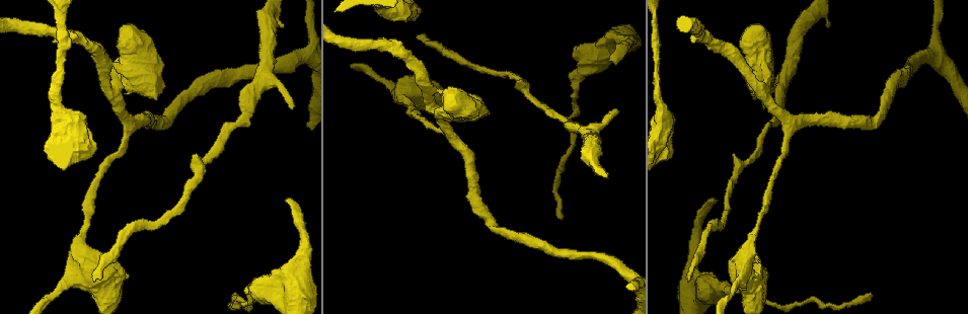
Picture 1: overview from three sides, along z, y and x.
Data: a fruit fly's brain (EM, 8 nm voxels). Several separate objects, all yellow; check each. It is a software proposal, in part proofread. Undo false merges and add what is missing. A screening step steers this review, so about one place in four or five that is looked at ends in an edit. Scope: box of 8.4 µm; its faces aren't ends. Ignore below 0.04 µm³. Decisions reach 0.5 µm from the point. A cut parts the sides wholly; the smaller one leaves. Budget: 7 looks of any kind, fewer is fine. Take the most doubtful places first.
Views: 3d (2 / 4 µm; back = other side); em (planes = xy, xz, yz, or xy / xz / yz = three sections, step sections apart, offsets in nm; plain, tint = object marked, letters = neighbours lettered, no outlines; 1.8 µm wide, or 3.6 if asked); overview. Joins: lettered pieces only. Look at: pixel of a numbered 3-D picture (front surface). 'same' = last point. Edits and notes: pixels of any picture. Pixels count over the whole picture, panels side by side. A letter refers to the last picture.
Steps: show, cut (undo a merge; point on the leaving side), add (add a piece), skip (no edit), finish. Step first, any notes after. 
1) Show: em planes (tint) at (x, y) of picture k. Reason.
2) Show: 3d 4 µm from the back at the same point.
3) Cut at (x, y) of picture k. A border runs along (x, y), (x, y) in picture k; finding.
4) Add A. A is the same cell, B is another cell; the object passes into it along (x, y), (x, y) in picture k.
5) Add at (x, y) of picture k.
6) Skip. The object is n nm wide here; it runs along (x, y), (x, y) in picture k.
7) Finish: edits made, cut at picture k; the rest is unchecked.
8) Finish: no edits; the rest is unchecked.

Show: em planes (plain) at (285, 201) of picture 1.

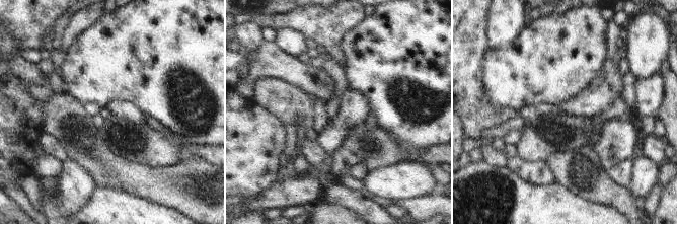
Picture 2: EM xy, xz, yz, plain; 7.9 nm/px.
Show: em planes (letters) at the same point. What lies round it.

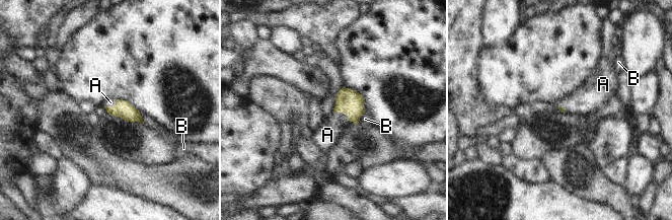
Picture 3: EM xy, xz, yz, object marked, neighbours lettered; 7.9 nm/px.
Add A. A is the same cell, B is another cell; the object passes into it along (349, 101), (345, 114), (327, 135) in picture 3; it goes on there.

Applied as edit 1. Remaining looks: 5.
Show: overview. See it whole again.

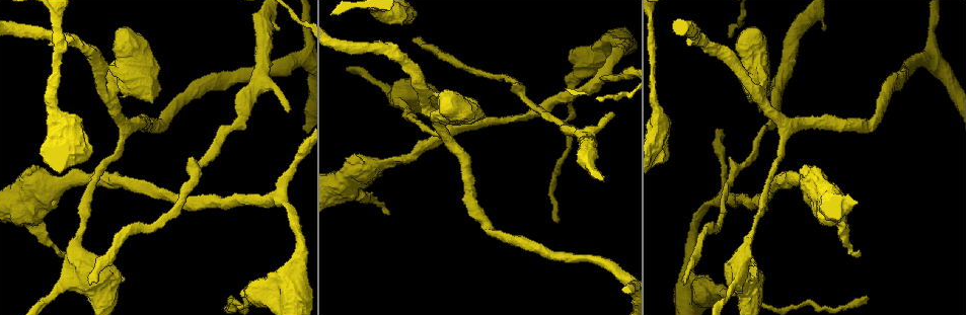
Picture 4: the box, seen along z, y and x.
Show: em yz step 16 (letters) at (415, 38) of picture 4. An open end.

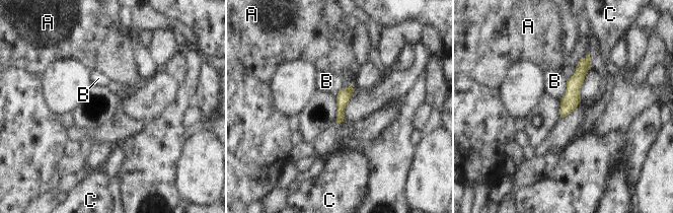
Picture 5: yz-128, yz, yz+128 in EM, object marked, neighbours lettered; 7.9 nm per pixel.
Skip. The object is 110 nm wide here; A, B and C are other cells; a border runs along (568, 79), (566, 92), (559, 98) in picture 5; none of them fits.

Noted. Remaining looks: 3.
Show: 3d 4 µm at (612, 113) of picture 4. Free end.

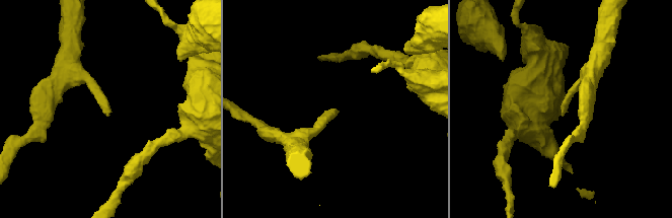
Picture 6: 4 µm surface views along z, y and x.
Show: em planes (letters) at (334, 110) of picture 6. Shape alone is not enough.

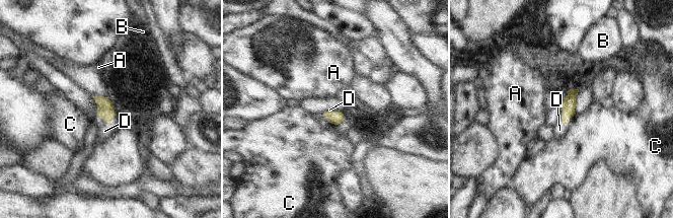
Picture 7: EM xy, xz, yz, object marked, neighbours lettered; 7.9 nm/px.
Add D. D is the same cell, A, B and C are other cells; it goes on there.

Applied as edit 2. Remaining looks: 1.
Finish: edits made, add at picture 3, add at picture 7; the rest is unchecked.

